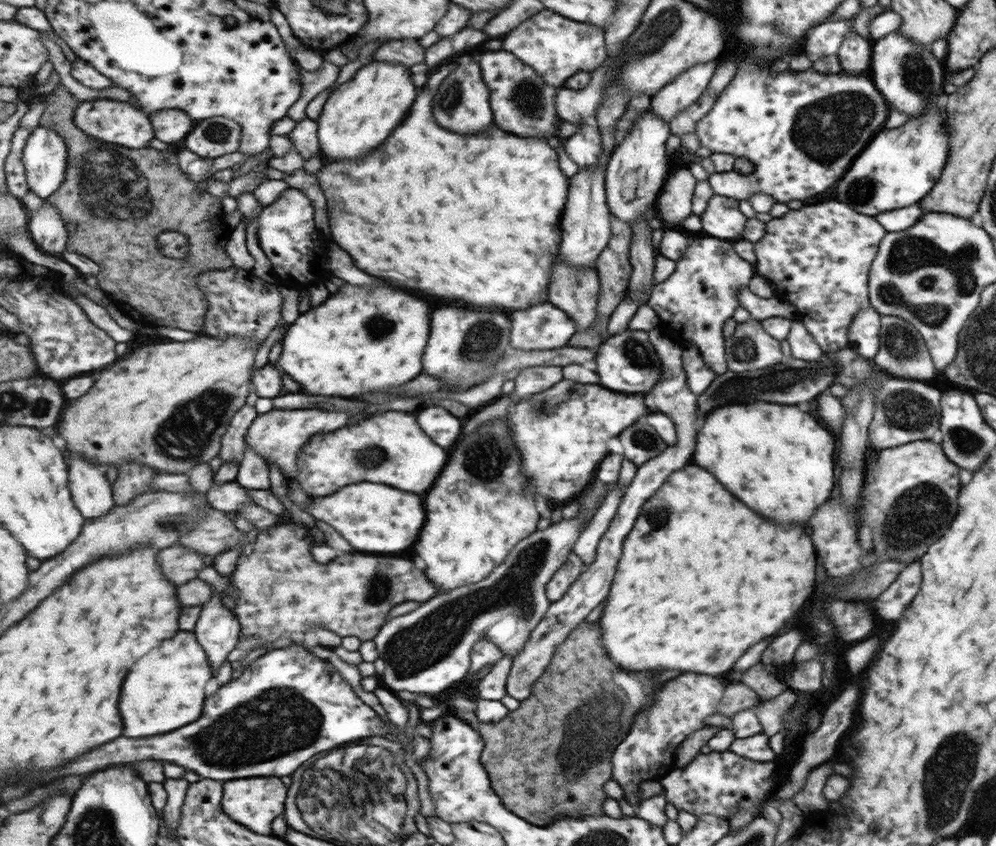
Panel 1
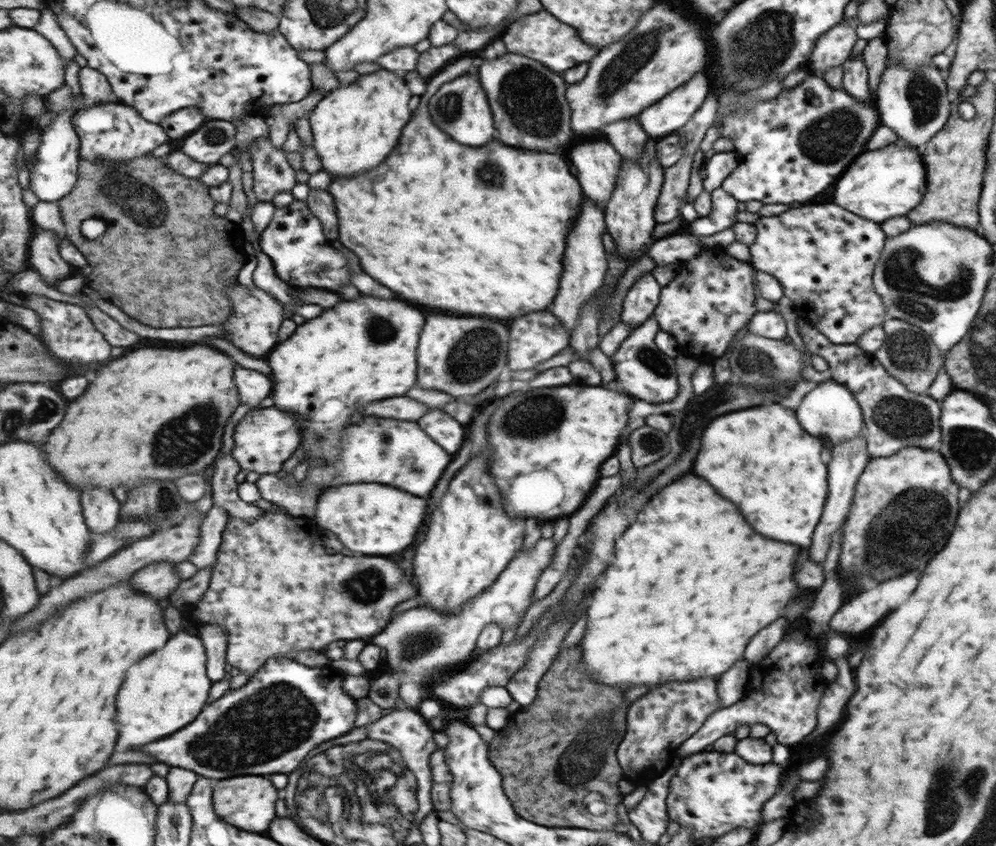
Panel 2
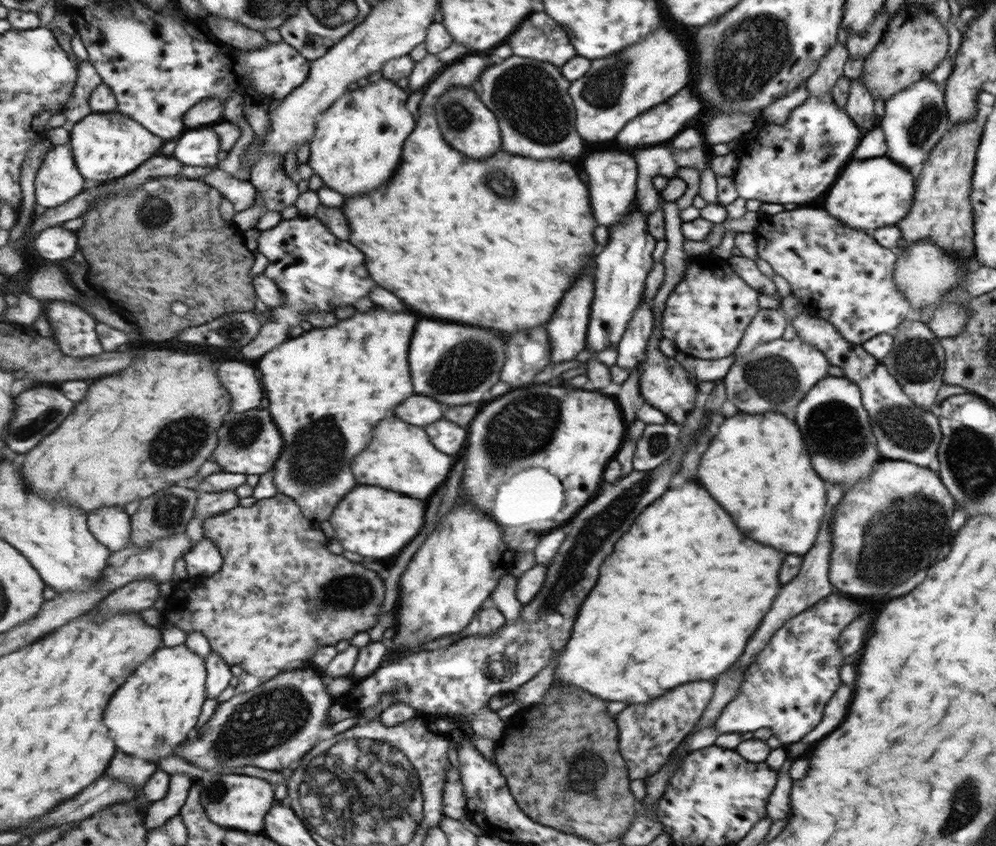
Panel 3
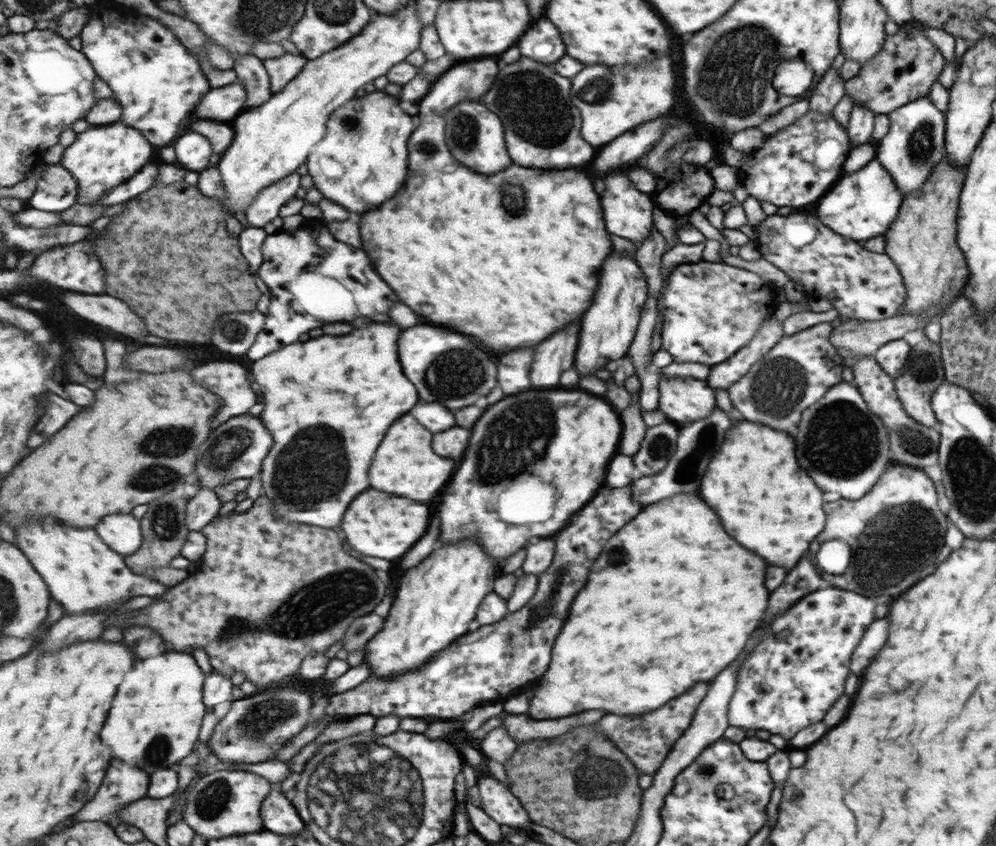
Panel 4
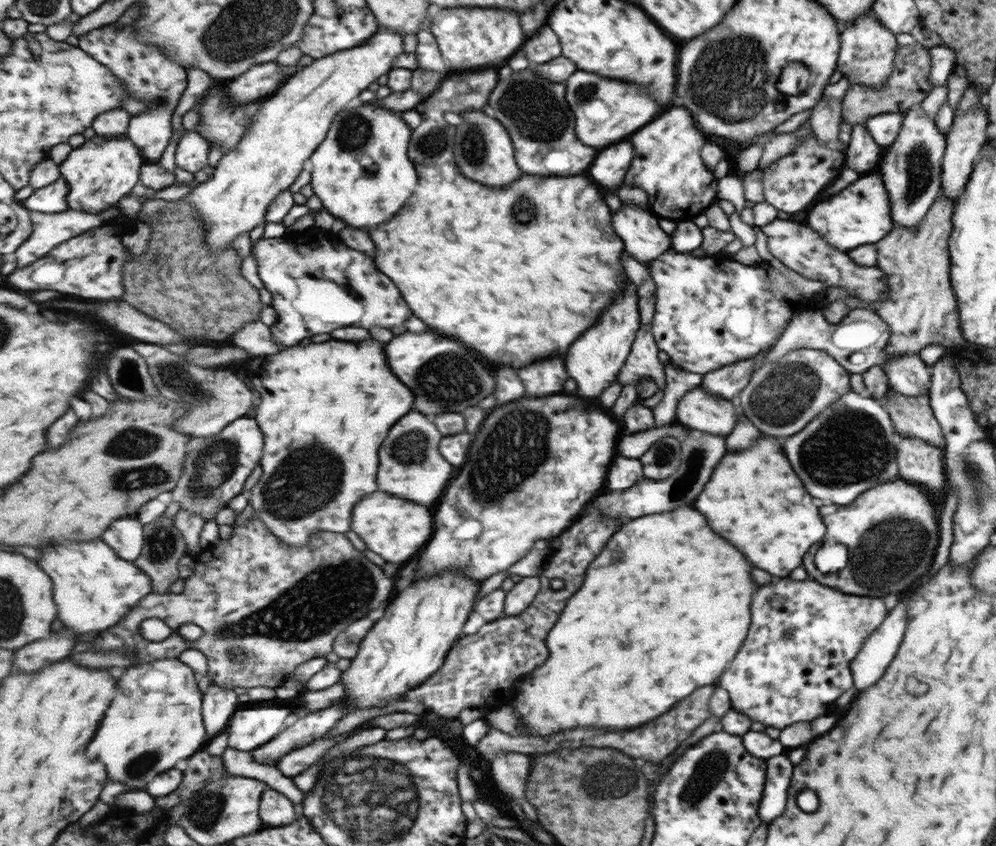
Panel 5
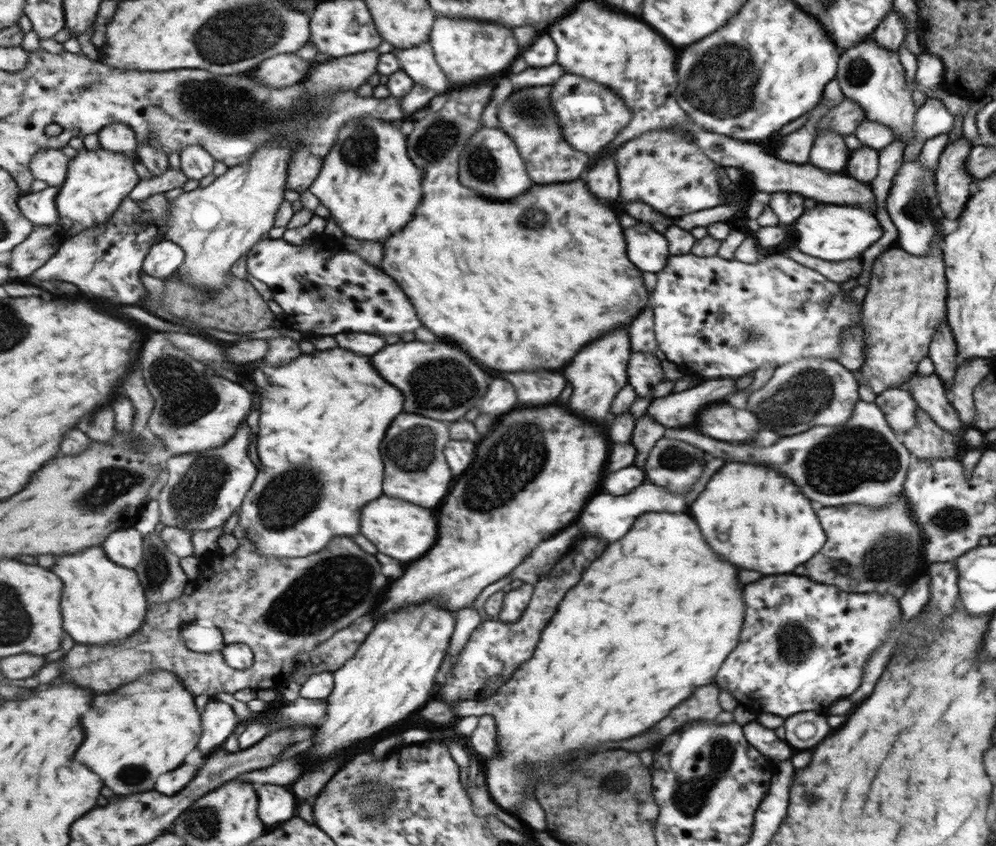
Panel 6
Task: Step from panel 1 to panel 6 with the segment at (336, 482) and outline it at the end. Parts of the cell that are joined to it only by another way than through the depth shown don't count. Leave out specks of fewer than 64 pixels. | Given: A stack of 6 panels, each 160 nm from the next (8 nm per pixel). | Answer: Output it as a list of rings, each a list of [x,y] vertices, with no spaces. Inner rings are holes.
[[[401,414],[397,424],[389,428],[389,436],[385,438],[385,494],[401,500],[409,500],[413,504],[421,504],[425,508],[435,508],[443,502],[443,498],[451,490],[453,471],[444,454],[447,442],[452,438],[450,425],[445,421],[418,414]]]

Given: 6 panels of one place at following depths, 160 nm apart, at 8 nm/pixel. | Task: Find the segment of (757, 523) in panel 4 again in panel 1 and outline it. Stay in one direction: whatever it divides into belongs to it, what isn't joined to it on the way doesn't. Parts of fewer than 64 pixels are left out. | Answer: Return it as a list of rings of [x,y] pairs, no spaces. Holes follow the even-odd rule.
[[[749,402],[715,408],[703,418],[703,426],[697,432],[695,440],[695,464],[709,468],[733,496],[745,500],[753,512],[761,512],[767,520],[779,524],[805,524],[811,512],[829,497],[833,490],[833,438],[821,424],[801,412],[797,406],[775,404],[775,402]]]

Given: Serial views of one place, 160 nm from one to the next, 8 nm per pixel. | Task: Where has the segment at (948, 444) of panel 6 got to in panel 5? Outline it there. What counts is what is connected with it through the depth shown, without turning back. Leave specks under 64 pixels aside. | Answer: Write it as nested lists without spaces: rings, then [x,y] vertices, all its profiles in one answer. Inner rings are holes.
[[[893,391],[892,398],[887,399],[885,408],[891,413],[893,424],[902,438],[915,438],[927,441],[930,445],[943,446],[944,435],[936,417],[932,415],[932,407],[928,404],[928,395],[903,396]]]

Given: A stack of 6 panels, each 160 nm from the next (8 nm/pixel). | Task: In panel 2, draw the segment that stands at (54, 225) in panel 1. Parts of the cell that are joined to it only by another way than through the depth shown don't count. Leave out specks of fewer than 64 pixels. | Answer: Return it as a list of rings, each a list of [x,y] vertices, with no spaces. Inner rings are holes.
[[[39,228],[34,238],[29,264],[39,270],[48,285],[54,286],[57,281],[68,279],[76,273],[77,270],[62,257],[59,245],[63,237],[58,232]]]

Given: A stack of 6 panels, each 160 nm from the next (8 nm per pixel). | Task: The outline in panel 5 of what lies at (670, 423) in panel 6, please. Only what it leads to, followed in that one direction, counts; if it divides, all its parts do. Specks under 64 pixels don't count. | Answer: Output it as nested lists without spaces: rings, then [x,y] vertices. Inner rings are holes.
[[[752,358],[738,360],[727,367],[719,367],[717,371],[706,372],[702,375],[701,385],[708,393],[725,396],[725,400],[735,400],[739,391],[749,384],[753,371]]]

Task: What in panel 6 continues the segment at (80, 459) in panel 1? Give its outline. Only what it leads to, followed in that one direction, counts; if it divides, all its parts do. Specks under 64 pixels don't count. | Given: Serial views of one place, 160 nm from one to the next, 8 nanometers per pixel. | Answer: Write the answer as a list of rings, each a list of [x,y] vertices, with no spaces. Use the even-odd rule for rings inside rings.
[[[135,526],[112,532],[102,544],[117,564],[137,570],[144,555],[144,536]]]

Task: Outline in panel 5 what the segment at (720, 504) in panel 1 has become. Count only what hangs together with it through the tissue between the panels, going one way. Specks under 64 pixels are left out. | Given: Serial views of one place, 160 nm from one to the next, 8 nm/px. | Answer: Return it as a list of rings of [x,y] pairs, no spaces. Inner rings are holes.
[[[681,506],[671,512],[641,516],[637,520],[627,522],[625,528],[621,528],[621,532],[617,532],[617,536],[613,536],[613,540],[609,540],[609,544],[605,544],[599,556],[589,564],[589,576],[585,576],[585,584],[581,584],[581,592],[577,592],[577,596],[569,600],[569,608],[565,608],[561,620],[557,622],[557,628],[549,632],[549,648],[553,648],[553,656],[549,658],[549,664],[545,668],[537,668],[526,676],[509,700],[511,706],[522,716],[521,722],[525,724],[525,730],[528,732],[526,735],[546,737],[551,736],[553,732],[575,726],[599,726],[605,730],[639,727],[639,724],[647,723],[647,720],[653,720],[655,716],[667,712],[677,700],[691,694],[693,688],[707,684],[715,685],[715,680],[719,678],[723,668],[739,651],[749,628],[749,602],[753,592],[757,590],[757,584],[751,580],[749,572],[751,572],[751,564],[727,540],[723,540],[711,528],[707,528],[705,518],[689,506]]]

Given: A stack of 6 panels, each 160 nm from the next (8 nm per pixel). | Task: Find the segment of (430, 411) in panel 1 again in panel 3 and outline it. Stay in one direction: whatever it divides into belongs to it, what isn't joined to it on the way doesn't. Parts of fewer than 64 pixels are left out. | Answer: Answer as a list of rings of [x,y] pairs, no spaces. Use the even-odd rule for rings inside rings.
[[[439,420],[435,424],[429,424],[425,430],[429,432],[433,444],[441,448],[441,452],[458,457],[461,456],[461,450],[466,449],[467,430],[451,420]]]

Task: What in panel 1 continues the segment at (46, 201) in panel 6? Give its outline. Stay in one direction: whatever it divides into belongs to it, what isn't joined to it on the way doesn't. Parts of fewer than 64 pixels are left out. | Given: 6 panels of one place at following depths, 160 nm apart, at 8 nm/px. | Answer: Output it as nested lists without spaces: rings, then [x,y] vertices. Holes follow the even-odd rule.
[[[37,126],[24,148],[23,162],[30,190],[47,200],[67,178],[67,143],[57,131]]]

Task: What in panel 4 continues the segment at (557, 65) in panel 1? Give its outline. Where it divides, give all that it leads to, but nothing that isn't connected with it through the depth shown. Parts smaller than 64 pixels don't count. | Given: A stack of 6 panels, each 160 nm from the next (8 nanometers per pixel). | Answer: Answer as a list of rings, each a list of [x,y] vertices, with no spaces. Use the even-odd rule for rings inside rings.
[[[549,18],[537,20],[519,40],[519,48],[525,57],[541,60],[545,64],[557,62],[565,56],[565,42],[561,32]]]

